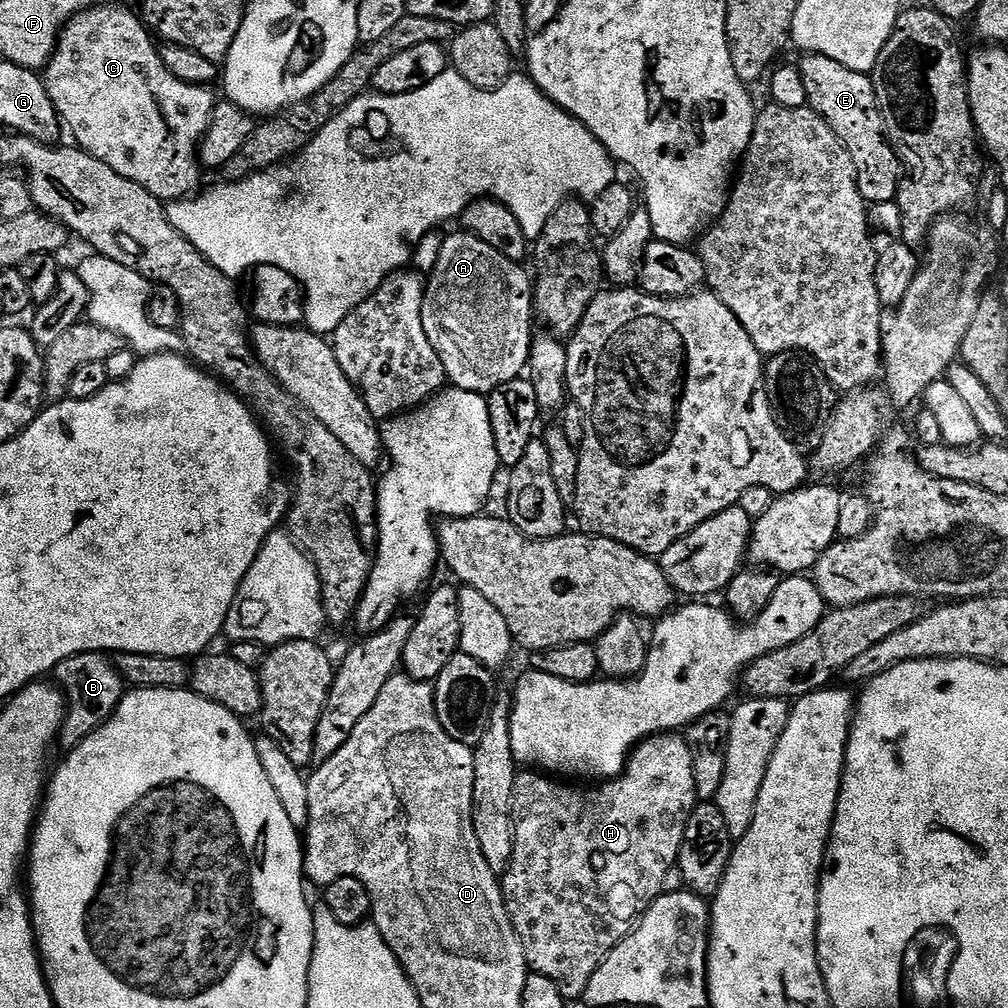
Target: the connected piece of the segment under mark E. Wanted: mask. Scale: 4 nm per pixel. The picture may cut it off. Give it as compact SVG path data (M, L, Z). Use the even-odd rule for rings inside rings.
M811 54L799 58L798 67L808 95L807 107L813 108L828 123L850 154L862 198L869 205L893 203L902 183L902 165L884 132L871 75L850 70L842 62L834 62L834 58Z

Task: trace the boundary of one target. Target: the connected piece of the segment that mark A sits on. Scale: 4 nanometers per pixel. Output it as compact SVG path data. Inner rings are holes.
M457 230L453 236L443 237L437 265L426 280L422 326L426 326L430 346L434 346L449 365L456 364L460 371L447 373L447 381L453 387L489 395L503 384L516 380L527 369L534 335L534 280L524 266L506 258L506 254L498 254L494 246L469 232Z

